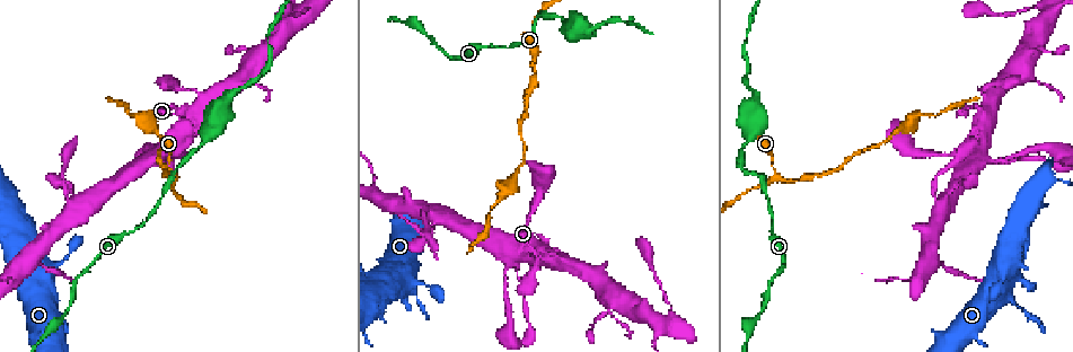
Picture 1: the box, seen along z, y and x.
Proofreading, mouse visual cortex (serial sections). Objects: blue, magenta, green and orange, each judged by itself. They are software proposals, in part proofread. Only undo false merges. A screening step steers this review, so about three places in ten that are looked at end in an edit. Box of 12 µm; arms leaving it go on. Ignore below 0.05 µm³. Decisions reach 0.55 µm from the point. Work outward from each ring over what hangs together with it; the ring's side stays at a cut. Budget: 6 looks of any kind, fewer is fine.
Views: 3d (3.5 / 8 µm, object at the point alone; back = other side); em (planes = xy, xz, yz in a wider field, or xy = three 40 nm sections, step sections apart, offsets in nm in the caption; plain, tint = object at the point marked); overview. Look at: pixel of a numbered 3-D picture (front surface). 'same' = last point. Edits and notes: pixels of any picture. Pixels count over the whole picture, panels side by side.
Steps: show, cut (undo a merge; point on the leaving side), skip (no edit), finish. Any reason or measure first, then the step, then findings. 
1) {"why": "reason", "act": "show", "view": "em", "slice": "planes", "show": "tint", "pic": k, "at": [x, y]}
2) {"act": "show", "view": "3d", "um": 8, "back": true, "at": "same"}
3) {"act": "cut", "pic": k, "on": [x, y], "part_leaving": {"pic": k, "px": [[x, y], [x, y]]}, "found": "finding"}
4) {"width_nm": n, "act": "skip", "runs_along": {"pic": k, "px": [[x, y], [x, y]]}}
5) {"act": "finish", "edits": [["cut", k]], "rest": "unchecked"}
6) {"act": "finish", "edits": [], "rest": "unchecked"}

{"why": "thick turns thin", "act": "show", "view": "3d", "um": 8, "pic": 1, "at": [208, 131]}

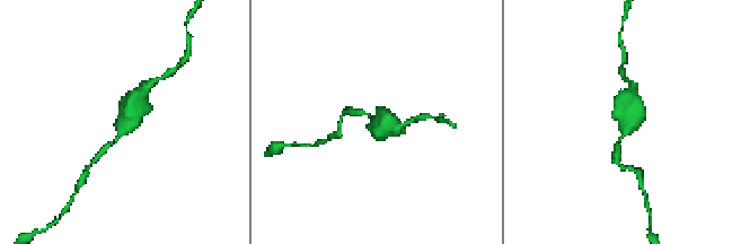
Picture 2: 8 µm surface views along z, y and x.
{"why": "closer look", "act": "show", "view": "3d", "um": 3.5, "pic": 2, "at": [128, 125]}

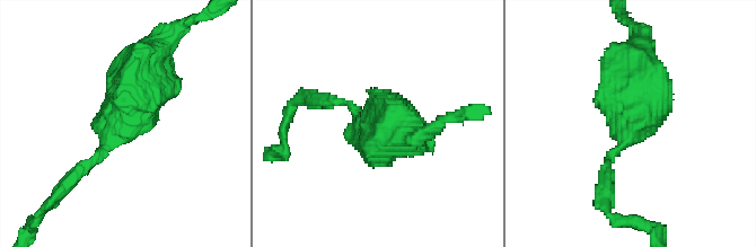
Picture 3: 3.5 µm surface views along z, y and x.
{"act": "show", "view": "em", "slice": "xy", "step": 2, "show": "tint", "pic": 3, "at": [122, 124]}

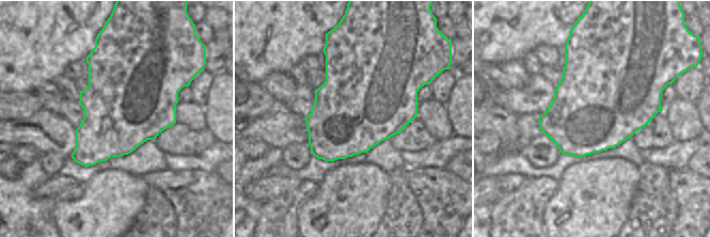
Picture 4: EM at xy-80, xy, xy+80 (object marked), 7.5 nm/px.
{"act": "skip", "runs_along": {"pic": 3, "px": [[98, 158], [174, 33]]}, "found": "all the same cell"}

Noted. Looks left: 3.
{"why": "three arms meet", "act": "show", "view": "3d", "um": 8, "pic": 1, "at": [774, 174]}

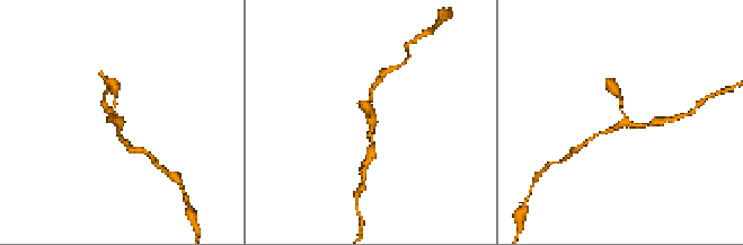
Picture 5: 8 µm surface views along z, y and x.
{"why": "closer look", "act": "show", "view": "3d", "um": 3.5, "pic": 5, "at": [628, 120]}

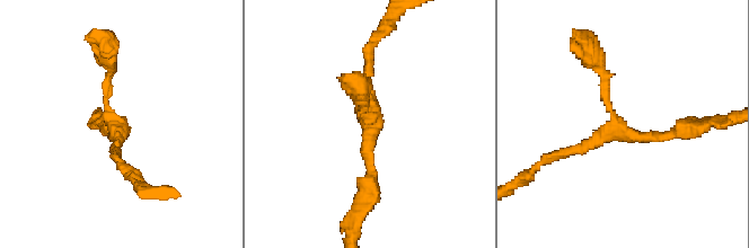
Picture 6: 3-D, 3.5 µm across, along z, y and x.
{"arms": 3, "arm_widths_nm": [150, 150, 150], "act": "show", "view": "em", "slice": "planes", "show": "tint", "pic": 6, "at": [369, 116]}

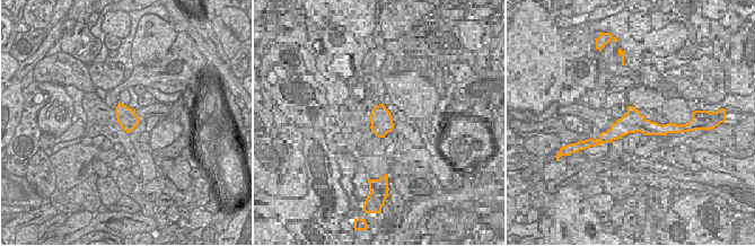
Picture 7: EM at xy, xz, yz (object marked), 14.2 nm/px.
{"act": "skip", "found": "all the same cell"}

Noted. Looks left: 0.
{"act": "finish", "edits": [], "rest": "unchecked"}

